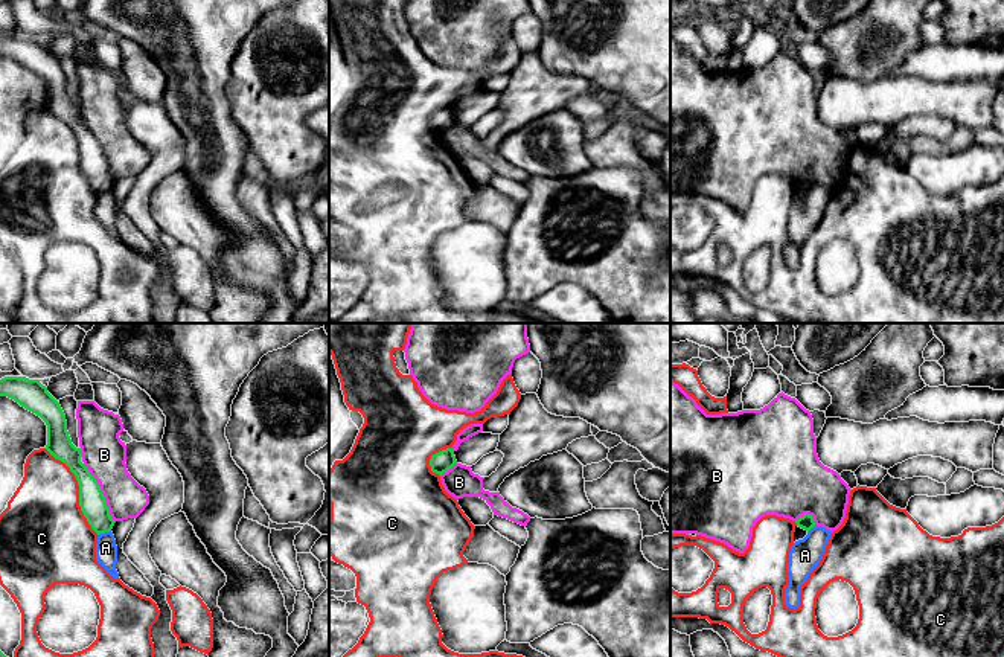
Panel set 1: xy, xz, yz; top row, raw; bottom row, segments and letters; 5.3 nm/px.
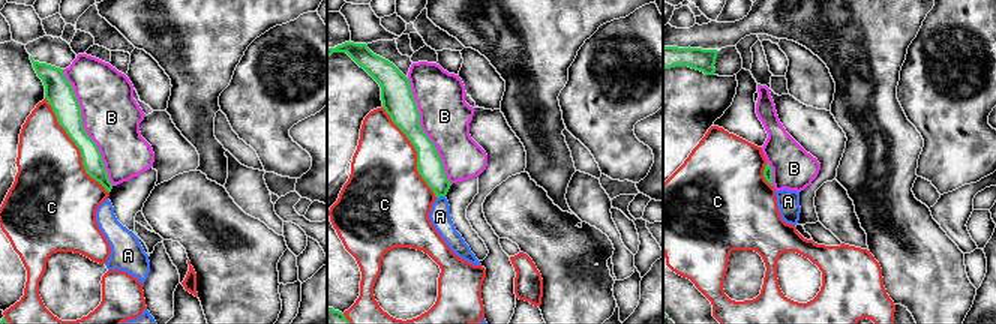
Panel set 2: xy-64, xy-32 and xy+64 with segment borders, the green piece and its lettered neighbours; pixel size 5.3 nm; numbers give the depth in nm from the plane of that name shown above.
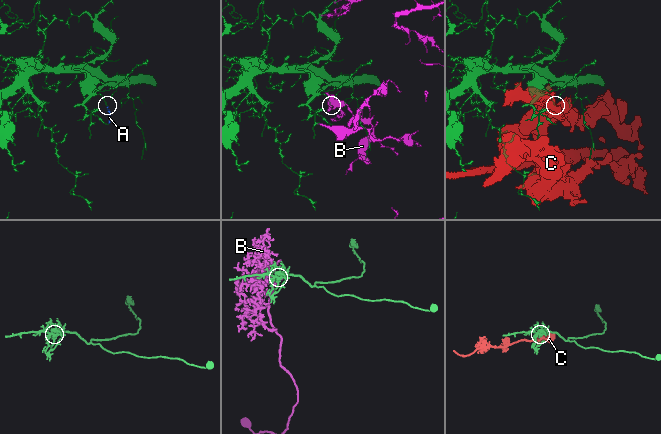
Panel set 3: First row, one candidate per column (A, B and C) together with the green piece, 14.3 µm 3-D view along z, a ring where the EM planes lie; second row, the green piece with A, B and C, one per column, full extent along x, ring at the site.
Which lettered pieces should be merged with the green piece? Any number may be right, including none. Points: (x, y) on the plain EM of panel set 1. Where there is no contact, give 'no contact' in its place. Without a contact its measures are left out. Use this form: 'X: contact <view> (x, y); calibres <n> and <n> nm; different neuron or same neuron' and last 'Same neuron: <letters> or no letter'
A: contact xy (104, 191); calibres 140 and 110 nm; different neuron
B: contact xy (101, 151); calibres 140 and 240 nm; different neuron
C: contact xy (79, 148); calibres 140 and 420 nm; different neuron
Same neuron: no letter

